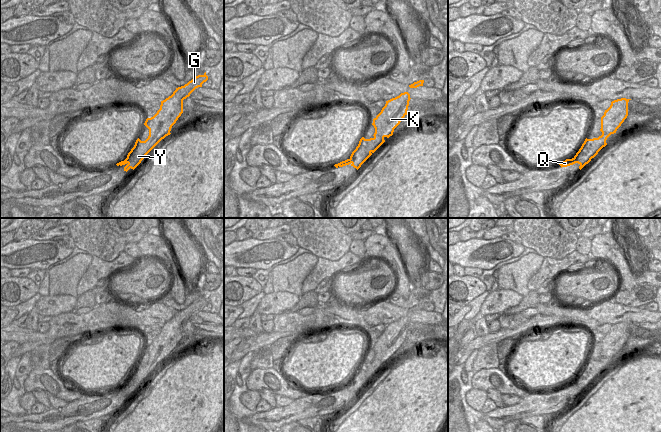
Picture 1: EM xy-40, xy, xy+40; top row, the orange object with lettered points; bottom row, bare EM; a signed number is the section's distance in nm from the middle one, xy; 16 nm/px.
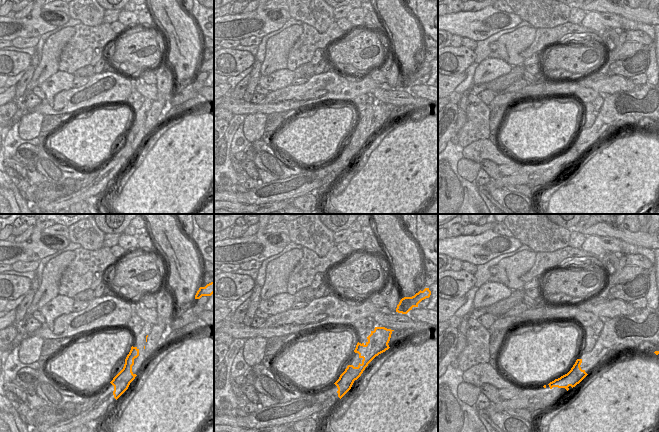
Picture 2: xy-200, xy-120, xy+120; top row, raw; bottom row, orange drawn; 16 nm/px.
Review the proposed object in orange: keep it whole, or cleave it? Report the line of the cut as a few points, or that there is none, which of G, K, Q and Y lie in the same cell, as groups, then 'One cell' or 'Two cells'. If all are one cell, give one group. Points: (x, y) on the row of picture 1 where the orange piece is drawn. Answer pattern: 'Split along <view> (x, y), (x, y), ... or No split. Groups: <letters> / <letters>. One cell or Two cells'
Split along xy+40 (576, 153), (579, 157), (578, 162). Groups: G K Y / Q. Two cells

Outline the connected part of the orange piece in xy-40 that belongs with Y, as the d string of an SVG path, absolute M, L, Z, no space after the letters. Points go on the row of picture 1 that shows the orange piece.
M206 72L203 75L194 77L184 86L176 88L171 96L161 101L160 109L157 113L147 118L144 125L149 129L149 136L145 141L139 138L135 142L135 147L131 149L125 159L128 164L124 167L124 171L130 168L135 169L144 157L166 136L170 135L172 126L183 113L183 100L198 87L208 80Z

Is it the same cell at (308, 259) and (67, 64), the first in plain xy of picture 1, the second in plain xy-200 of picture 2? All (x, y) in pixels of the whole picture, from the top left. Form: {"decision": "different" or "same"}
{"decision": "different"}

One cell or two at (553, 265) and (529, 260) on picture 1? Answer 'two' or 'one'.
two

